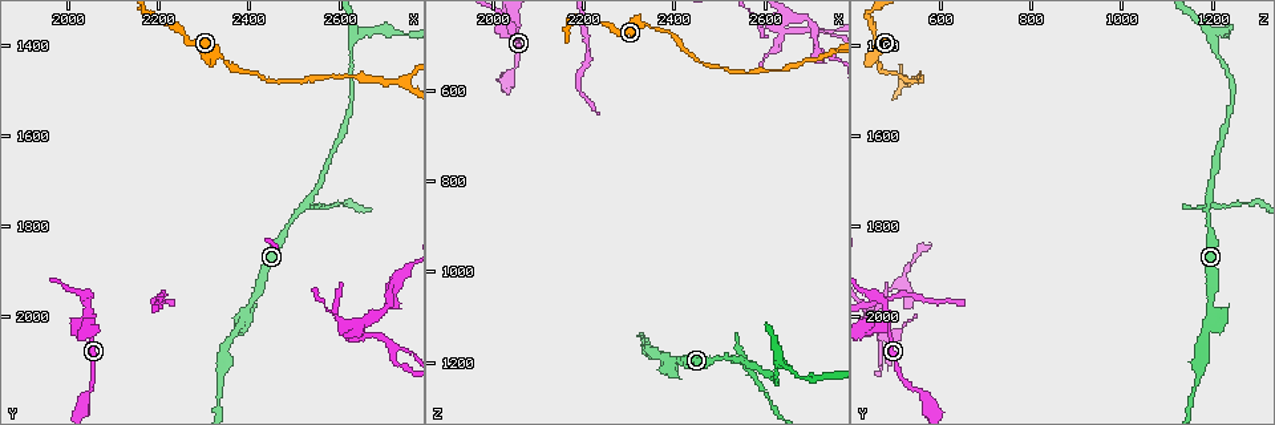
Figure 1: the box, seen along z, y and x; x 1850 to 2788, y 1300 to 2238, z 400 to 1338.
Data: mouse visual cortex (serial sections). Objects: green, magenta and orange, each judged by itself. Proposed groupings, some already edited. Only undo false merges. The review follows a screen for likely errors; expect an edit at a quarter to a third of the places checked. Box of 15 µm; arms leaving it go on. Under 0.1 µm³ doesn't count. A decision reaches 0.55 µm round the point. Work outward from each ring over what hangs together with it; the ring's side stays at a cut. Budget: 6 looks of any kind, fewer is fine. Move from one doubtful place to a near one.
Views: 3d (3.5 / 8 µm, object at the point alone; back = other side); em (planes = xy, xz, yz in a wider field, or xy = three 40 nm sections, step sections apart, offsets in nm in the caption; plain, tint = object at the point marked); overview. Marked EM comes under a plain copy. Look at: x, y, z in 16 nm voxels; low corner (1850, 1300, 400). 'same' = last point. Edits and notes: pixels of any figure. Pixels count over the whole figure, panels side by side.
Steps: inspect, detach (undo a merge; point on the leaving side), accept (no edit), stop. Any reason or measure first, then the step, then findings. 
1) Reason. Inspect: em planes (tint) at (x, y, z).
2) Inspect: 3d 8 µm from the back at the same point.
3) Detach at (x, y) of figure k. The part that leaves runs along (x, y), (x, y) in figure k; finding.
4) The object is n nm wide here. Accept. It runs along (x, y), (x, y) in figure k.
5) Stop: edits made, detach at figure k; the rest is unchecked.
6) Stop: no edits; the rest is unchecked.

Abrupt turn. Inspect: 3d 8 µm at (2050, 2015, 475).

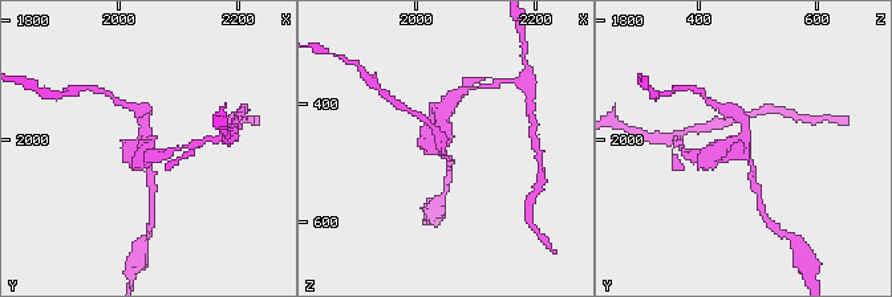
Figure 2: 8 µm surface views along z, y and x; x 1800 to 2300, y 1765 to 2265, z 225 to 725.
Now the EM. Inspect: em xy step 2 (tint) at (2040, 2015, 485).

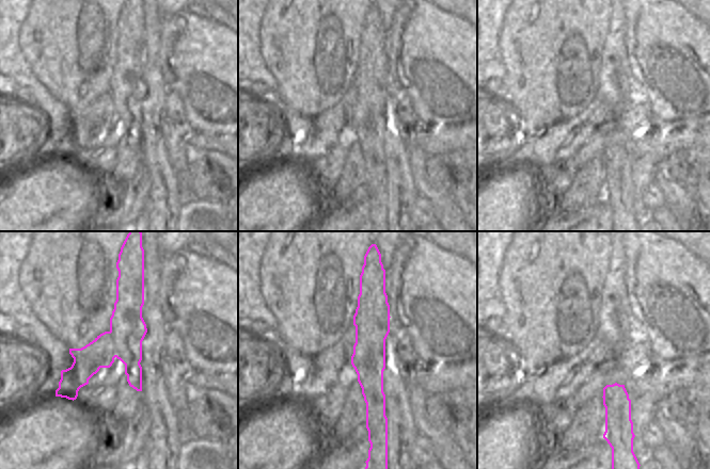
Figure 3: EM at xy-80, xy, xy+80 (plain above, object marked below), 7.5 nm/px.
Detach at (737, 154) of figure 2. The part that leaves runs along (743, 146), (710, 151), (714, 165) in figure 2; a second cell is stuck on.

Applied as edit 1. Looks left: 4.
Inspect: 3d 3.5 µm at (2745, 1485, 515).

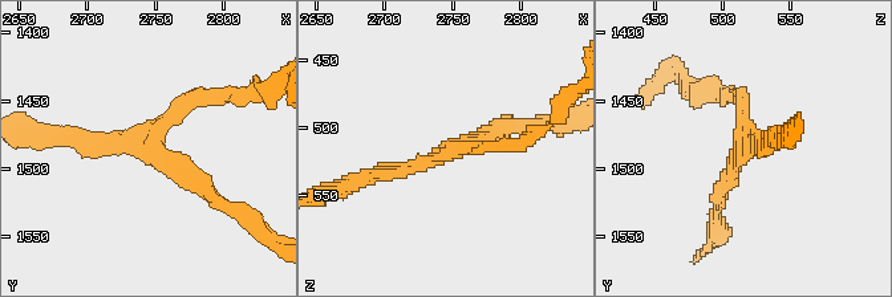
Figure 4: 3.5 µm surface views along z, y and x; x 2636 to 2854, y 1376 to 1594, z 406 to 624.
3 arms meet here; the arms are 150, 200, 200 nm wide. Inspect: em xy step 1 (tint) at (2742, 1484, 518).

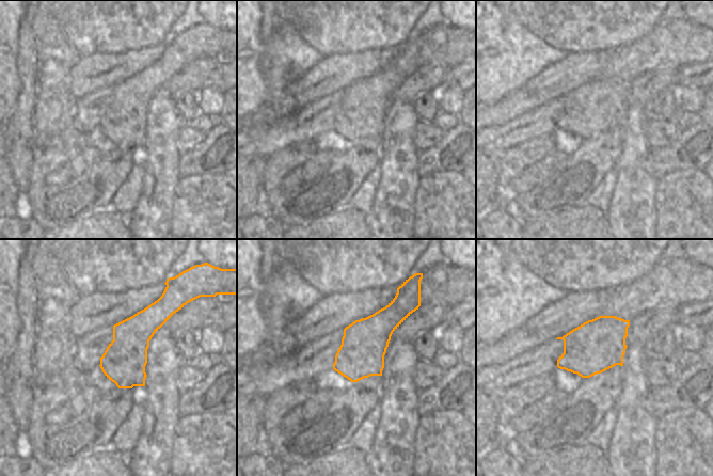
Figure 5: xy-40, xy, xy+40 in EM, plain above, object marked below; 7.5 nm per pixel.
Accept. One cell here.

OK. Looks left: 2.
Side arm on a straight run. Inspect: 3d 3.5 µm at (2530, 1735, 1190).

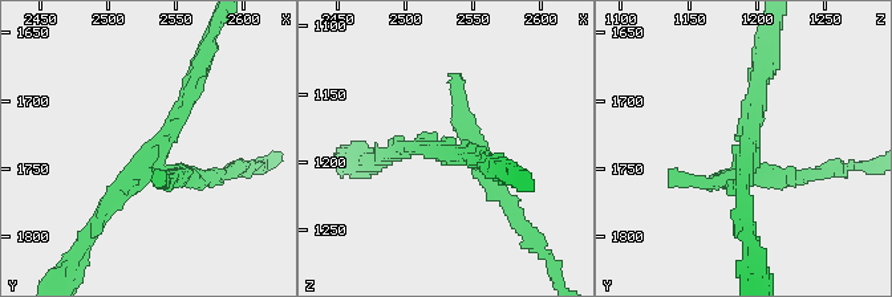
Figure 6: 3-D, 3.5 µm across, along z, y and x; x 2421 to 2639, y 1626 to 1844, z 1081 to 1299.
Inspect: em planes (tint) at (2534, 1738, 1194).

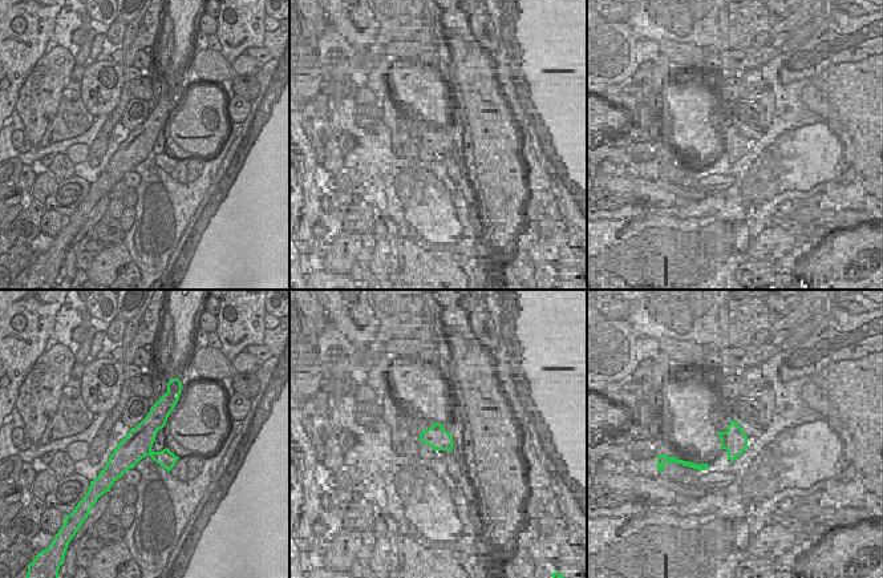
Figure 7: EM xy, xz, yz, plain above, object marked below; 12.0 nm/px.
Detach at (457, 100) of figure 6. A second cell is stuck on.

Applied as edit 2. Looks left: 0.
Stop: edits made, detach at figure 2, detach at figure 6; the rest is unchecked.

